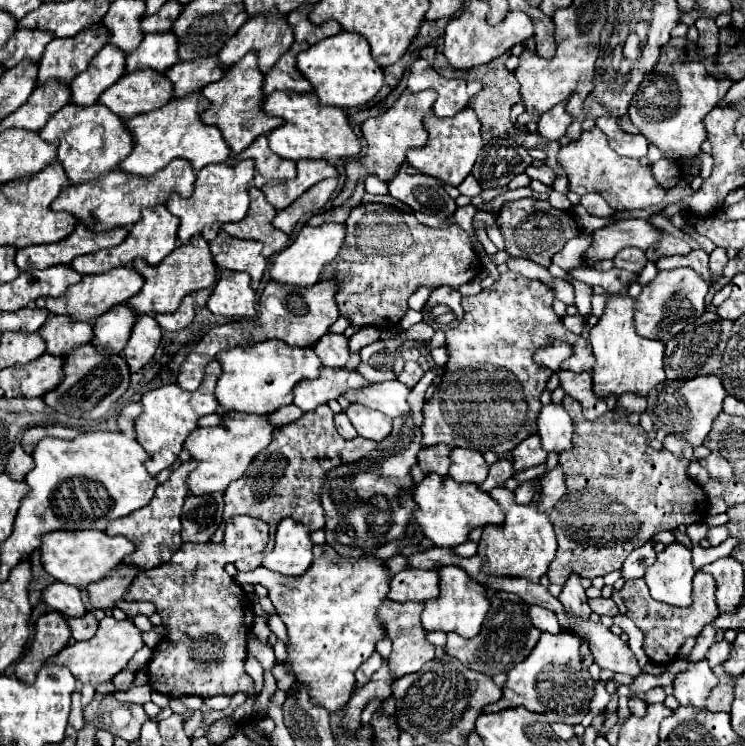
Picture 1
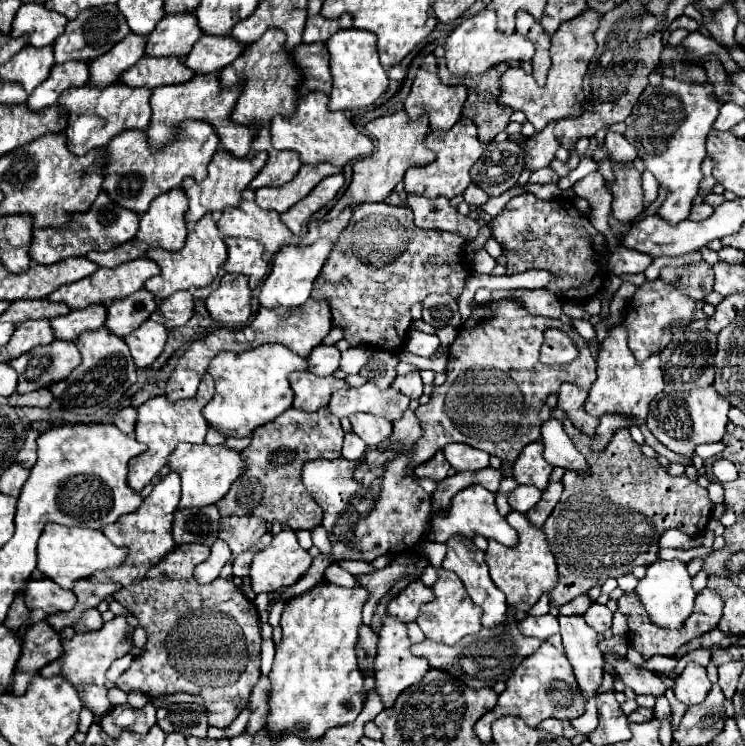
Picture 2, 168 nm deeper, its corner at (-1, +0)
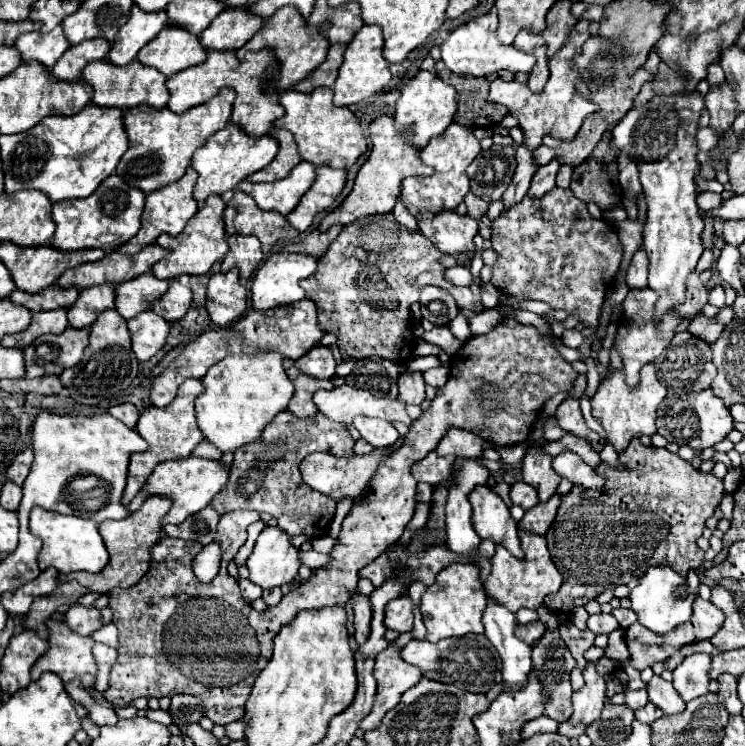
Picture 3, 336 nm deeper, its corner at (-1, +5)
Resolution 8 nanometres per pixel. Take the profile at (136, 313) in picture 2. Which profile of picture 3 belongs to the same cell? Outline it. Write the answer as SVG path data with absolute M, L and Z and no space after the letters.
M143 273L133 281L125 281L125 285L117 285L115 309L125 319L131 319L143 311L149 311L153 301L157 301L157 297L161 297L167 287L167 281L153 277L153 273Z

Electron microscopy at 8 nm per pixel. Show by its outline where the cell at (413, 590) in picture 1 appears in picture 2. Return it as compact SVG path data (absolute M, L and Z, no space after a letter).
M413 580L397 598L393 598L387 606L387 612L397 616L401 622L413 622L419 614L419 606L433 600L433 590L425 586L421 580Z

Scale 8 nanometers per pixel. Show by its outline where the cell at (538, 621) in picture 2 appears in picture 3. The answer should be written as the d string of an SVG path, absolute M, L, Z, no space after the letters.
M533 621L533 623L527 623L527 625L519 625L517 627L517 635L527 643L531 645L535 639L539 639L539 635L545 631L545 627L539 623L539 621Z

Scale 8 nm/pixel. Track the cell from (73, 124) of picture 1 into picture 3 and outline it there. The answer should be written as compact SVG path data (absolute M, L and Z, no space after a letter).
M107 59L93 61L83 69L83 81L93 87L93 103L99 107L119 107L123 111L149 101L155 109L161 109L169 101L169 89L165 85L167 77L163 73L157 73L157 69L149 69L147 65L139 65L137 61L131 61L129 65L109 65Z

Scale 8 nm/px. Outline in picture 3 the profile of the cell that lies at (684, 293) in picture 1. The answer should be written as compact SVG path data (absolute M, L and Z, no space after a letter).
M631 289L623 301L623 321L615 335L615 349L621 355L623 371L625 371L625 383L629 387L639 385L639 371L643 365L653 363L661 353L665 353L669 341L675 335L675 327L681 321L675 311L667 311L659 323L653 321L653 309L657 303L657 293L651 289Z

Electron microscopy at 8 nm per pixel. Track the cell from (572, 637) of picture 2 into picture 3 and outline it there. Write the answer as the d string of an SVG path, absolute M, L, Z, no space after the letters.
M589 663L583 675L585 687L573 693L573 715L569 725L591 725L601 717L605 705L605 679L595 671L595 663Z

